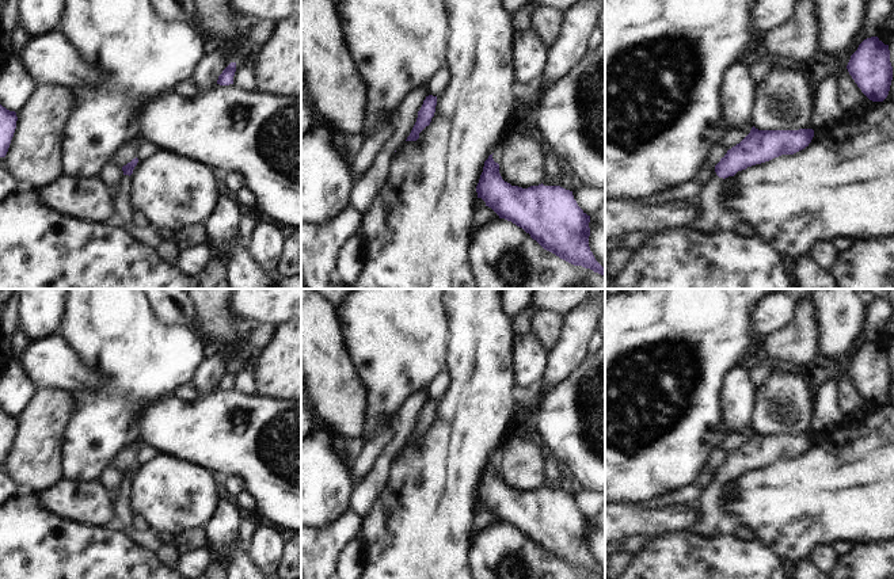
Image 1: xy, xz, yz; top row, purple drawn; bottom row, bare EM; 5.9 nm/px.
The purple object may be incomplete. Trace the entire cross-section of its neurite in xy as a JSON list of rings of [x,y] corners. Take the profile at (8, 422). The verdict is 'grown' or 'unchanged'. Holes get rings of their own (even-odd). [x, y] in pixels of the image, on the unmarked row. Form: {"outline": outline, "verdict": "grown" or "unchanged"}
{"outline": [[[0,408],[0,461],[5,461],[16,433],[16,416]]], "verdict": "unchanged"}

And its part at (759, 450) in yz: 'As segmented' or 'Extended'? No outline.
Extended

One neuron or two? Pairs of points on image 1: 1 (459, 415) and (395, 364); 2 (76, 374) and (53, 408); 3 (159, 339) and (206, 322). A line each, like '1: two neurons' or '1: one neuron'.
1: two neurons
2: two neurons
3: two neurons

